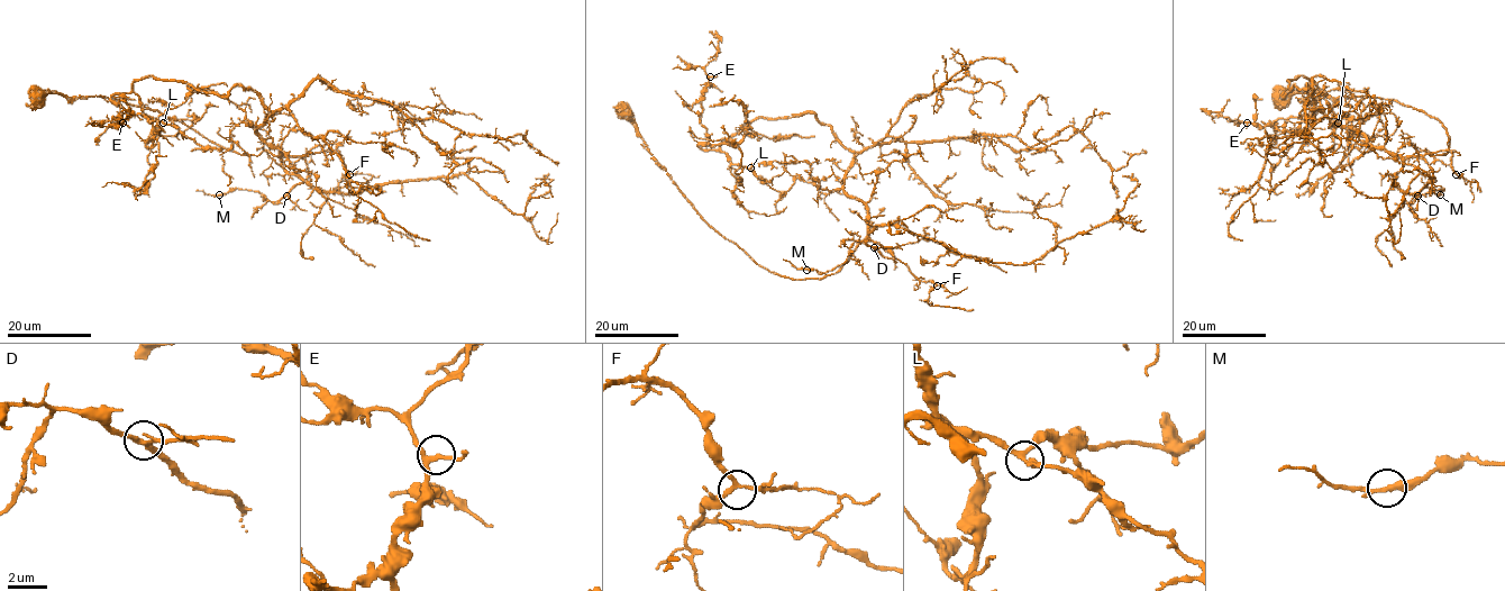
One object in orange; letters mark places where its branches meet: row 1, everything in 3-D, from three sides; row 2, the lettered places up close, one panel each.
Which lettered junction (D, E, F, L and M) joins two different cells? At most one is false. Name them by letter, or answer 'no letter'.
no letter

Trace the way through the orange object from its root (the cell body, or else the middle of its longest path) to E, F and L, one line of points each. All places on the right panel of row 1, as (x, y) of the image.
E: (1280, 96), (1389, 99), (1449, 149), (1376, 148), (1314, 91), (1283, 97), (1303, 75), (1316, 112), (1247, 123)
F: (1280, 96), (1373, 96), (1421, 109), (1444, 127), (1449, 149), (1410, 155), (1450, 151), (1456, 174)
L: (1280, 96), (1389, 99), (1449, 149), (1392, 156), (1288, 81), (1338, 123)

